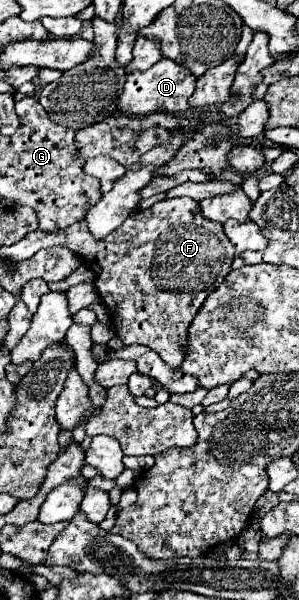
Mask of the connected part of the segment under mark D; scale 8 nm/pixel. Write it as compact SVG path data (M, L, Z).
M160 59L146 71L128 73L124 93L120 95L120 113L126 115L152 115L152 113L170 113L184 115L190 109L190 97L196 89L196 77L184 65L176 65L172 59Z

